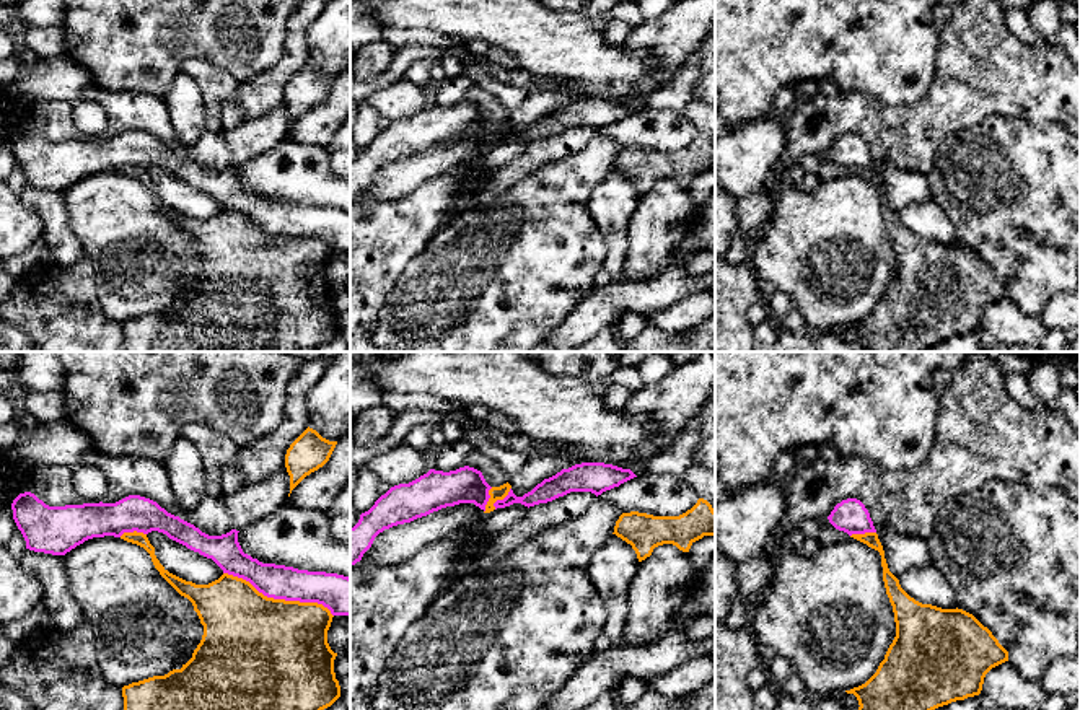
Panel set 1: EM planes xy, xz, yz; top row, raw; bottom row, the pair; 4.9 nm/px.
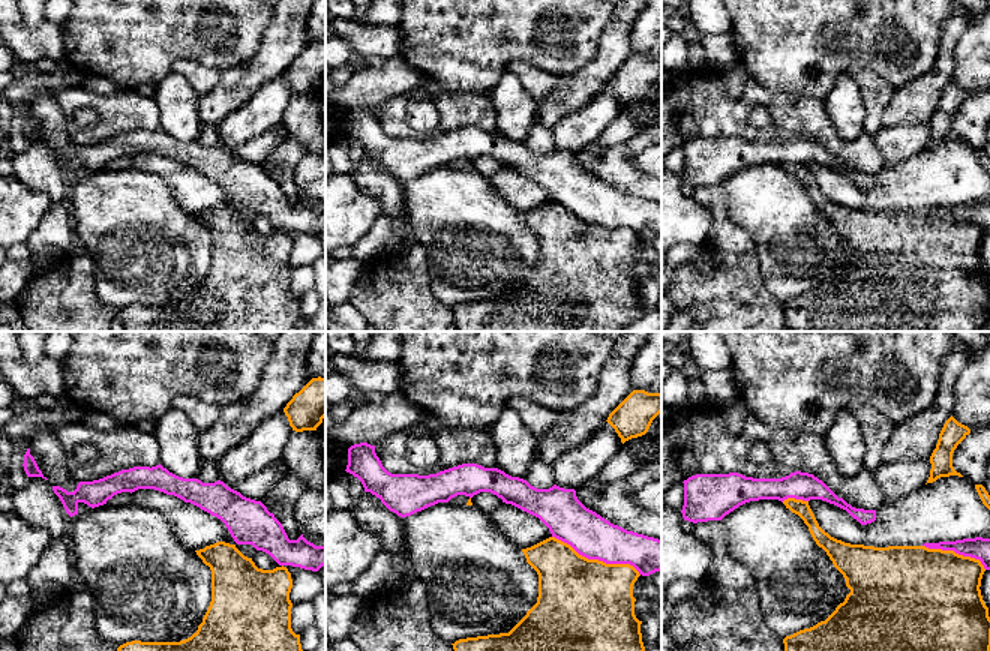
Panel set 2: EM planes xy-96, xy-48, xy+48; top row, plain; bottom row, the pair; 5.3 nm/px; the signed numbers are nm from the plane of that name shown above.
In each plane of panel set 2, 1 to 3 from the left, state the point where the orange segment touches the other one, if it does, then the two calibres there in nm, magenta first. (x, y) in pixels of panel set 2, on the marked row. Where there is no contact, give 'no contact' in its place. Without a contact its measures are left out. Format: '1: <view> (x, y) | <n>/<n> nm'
1: no contact
2: xy-48 (597, 558) | 240/480 nm
3: xy+48 (956, 552) | 120/480 nm

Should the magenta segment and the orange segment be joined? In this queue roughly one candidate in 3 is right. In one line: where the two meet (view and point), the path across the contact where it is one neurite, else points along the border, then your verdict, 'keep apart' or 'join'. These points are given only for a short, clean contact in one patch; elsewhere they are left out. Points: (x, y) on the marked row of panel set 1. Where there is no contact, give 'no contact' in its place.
meets magenta in xy at (279, 598); keep apart

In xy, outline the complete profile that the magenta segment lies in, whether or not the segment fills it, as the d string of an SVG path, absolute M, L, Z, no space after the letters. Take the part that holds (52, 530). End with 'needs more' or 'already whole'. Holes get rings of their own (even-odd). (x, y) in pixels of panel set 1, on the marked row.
M24 492L13 500L11 510L26 549L34 552L65 555L93 537L158 531L212 559L223 573L249 581L267 598L318 603L332 616L350 616L349 576L262 563L243 552L239 531L209 536L140 495L129 495L116 503L49 506L34 493Z; already whole

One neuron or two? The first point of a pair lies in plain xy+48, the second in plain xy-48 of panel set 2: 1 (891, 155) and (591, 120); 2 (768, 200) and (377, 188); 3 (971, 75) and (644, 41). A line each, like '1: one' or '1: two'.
1: one
2: two
3: one

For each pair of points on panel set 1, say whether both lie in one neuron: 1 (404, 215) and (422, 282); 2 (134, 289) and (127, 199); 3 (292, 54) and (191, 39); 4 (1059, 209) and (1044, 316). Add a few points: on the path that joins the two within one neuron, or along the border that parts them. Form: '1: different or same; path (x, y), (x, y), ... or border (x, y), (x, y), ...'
1: different; border (442, 227), (406, 266), (395, 287)
2: same; path (134, 266), (127, 222)
3: different; border (290, 17), (285, 26), (282, 56), (253, 77)
4: different; border (1062, 289), (1036, 315)

